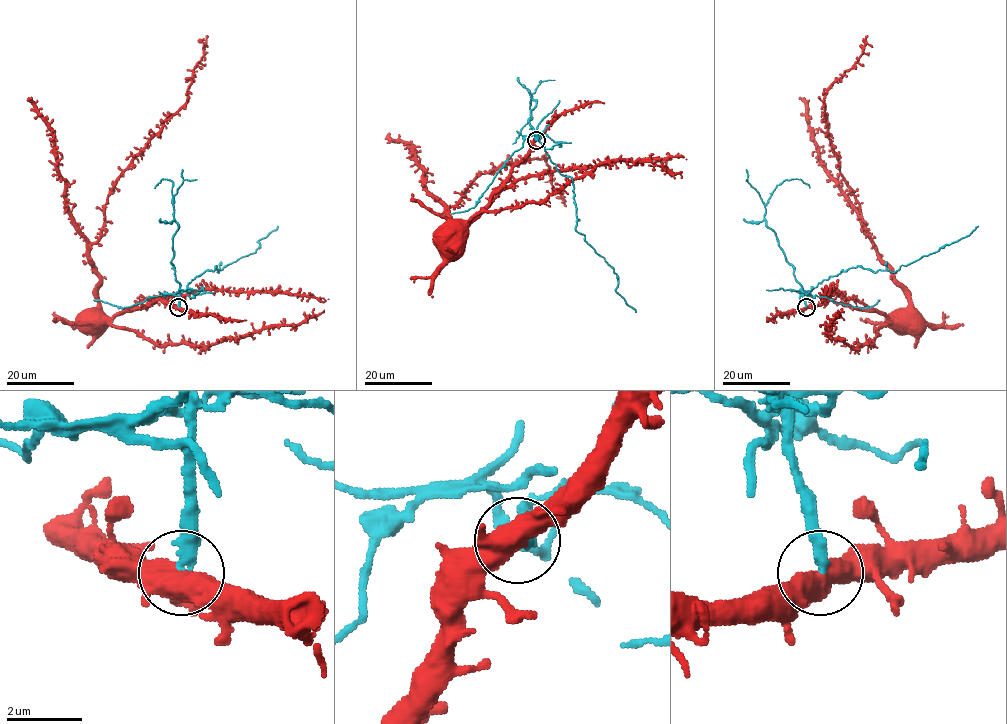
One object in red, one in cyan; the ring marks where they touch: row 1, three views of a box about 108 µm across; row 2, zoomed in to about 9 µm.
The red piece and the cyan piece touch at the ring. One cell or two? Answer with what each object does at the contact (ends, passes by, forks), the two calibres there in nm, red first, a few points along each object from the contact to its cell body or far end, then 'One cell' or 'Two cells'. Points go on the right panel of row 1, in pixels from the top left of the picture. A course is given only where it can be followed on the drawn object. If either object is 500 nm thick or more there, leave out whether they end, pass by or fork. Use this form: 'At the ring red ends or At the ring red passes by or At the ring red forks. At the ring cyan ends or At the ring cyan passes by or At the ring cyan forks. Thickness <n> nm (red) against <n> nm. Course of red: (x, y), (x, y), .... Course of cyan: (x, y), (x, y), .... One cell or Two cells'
At the ring red forks. At the ring cyan ends. Thickness 480 nm (red) against 320 nm. Course of red: (806, 307), (816, 307), (831, 300), (876, 309), (894, 327), (903, 328). Course of cyan: (806, 307), (802, 291), (811, 291), (841, 270), (858, 266), (895, 272), (958, 241), (978, 225). Two cells

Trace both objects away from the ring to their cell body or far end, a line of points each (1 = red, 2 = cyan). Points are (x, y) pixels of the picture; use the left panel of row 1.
1: (178, 307), (157, 300), (123, 309), (113, 317), (100, 318), (89, 327), (82, 328)
2: (178, 307), (179, 294), (191, 280), (215, 266), (218, 272), (255, 252), (259, 241), (277, 225)

